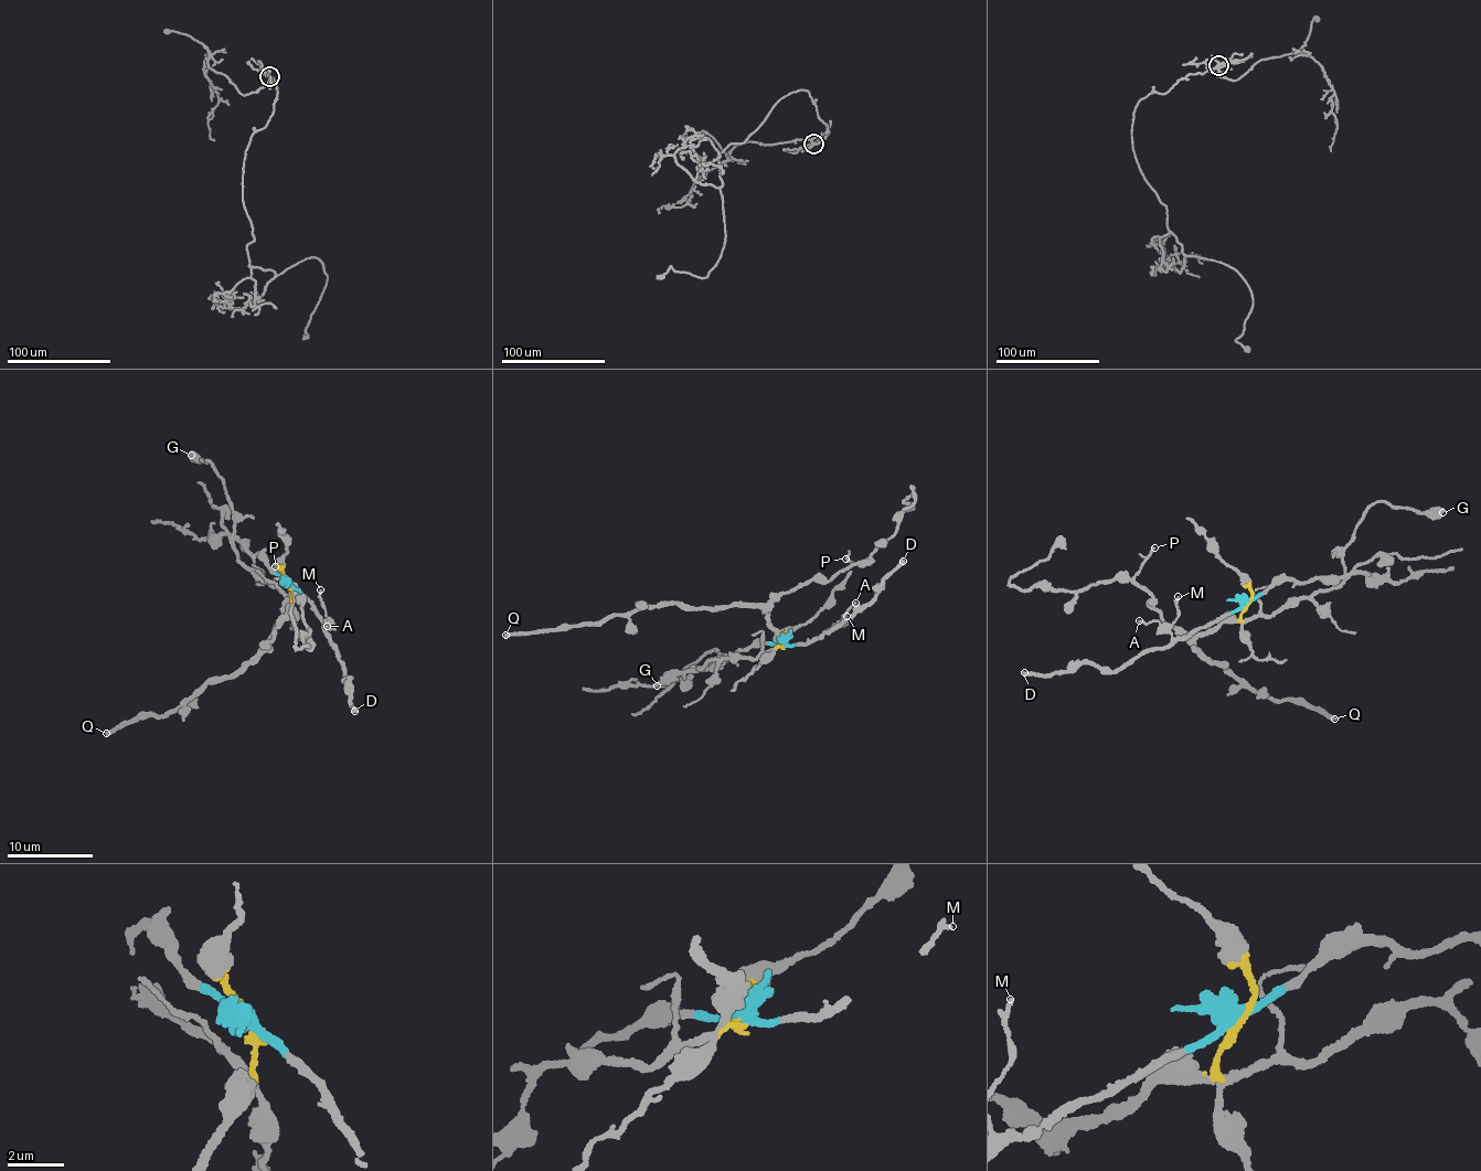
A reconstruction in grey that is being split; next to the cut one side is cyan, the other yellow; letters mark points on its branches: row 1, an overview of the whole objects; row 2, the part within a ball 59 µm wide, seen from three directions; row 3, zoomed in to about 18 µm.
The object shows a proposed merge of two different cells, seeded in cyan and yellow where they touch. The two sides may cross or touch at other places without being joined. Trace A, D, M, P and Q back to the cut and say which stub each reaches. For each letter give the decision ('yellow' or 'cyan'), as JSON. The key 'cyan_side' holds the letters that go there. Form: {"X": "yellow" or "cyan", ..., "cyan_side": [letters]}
{"A": "cyan", "D": "cyan", "M": "cyan", "P": "yellow", "Q": "yellow", "cyan_side": ["A", "D", "M"]}

